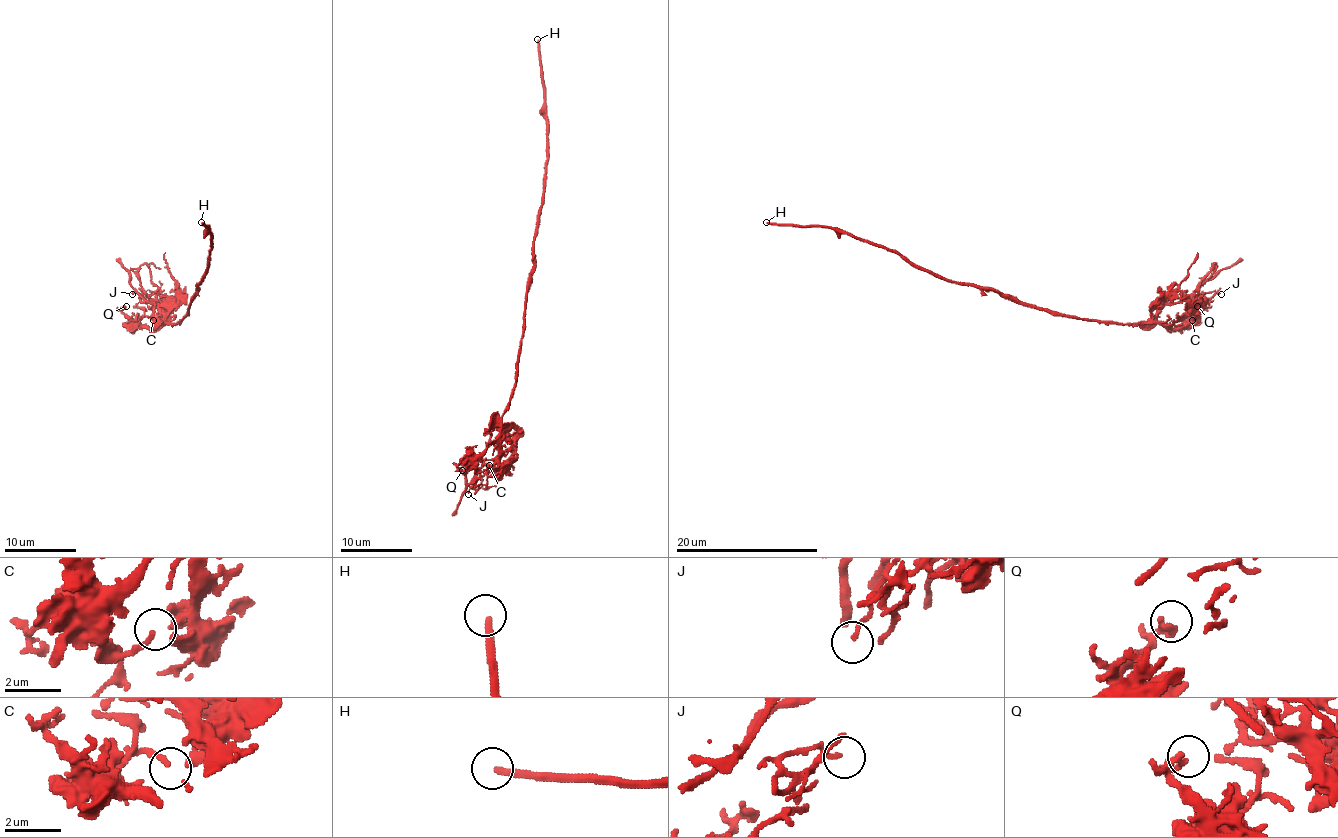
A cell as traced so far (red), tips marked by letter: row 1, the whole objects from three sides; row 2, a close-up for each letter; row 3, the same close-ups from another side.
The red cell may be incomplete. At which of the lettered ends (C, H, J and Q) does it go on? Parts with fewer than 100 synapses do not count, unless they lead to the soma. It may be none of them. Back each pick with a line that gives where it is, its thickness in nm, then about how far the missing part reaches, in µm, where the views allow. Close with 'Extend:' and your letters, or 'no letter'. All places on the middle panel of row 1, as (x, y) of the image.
Extend: no letter

